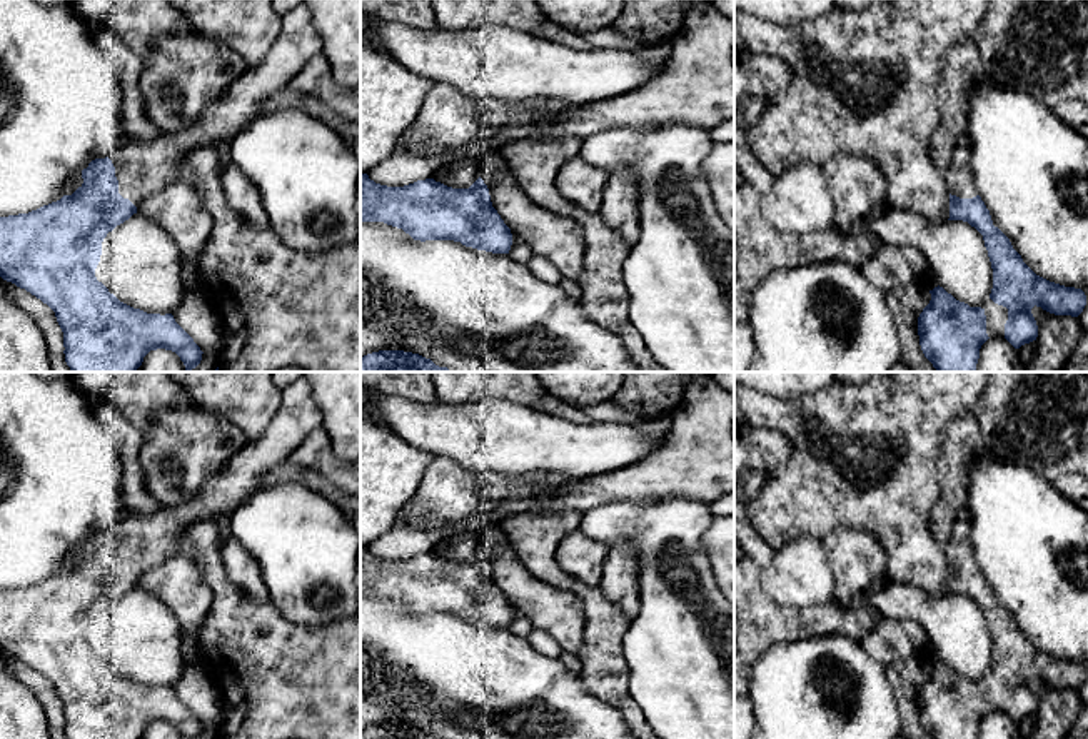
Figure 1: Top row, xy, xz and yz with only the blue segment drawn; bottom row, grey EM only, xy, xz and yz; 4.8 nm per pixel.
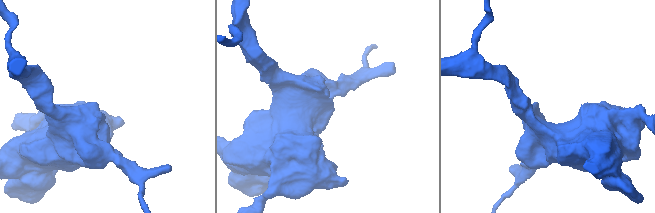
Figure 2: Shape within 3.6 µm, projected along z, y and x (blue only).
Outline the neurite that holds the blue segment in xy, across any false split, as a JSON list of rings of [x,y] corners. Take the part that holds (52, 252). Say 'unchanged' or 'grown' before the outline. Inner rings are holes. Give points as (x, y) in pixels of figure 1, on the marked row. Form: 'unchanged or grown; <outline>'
grown; [[[297,5],[280,17],[280,33],[265,58],[249,67],[219,100],[207,105],[197,123],[180,132],[164,132],[149,142],[125,140],[108,157],[95,158],[82,170],[83,183],[72,195],[28,214],[0,217],[0,277],[25,289],[55,312],[63,332],[65,362],[72,372],[137,372],[144,357],[157,349],[175,352],[185,370],[200,364],[204,352],[172,314],[133,309],[97,280],[102,242],[108,232],[137,214],[144,199],[179,180],[179,163],[189,153],[232,142],[322,47],[309,8]]]

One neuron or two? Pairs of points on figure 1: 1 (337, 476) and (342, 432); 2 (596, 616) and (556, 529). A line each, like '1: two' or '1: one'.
1: two
2: one

